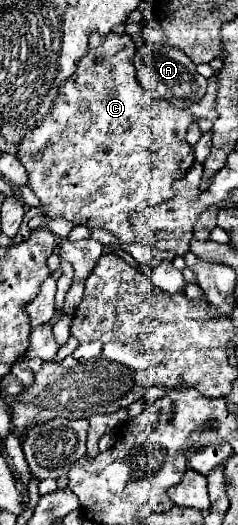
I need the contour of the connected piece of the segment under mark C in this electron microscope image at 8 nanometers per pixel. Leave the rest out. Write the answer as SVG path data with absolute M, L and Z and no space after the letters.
M91 34L87 56L79 60L77 72L59 86L51 112L25 134L17 154L29 174L29 188L41 200L47 216L63 216L75 224L103 228L123 242L135 240L129 216L169 200L173 180L181 178L195 162L193 146L185 144L185 132L193 124L193 116L187 110L173 108L157 92L145 90L139 84L133 56L131 36Z

